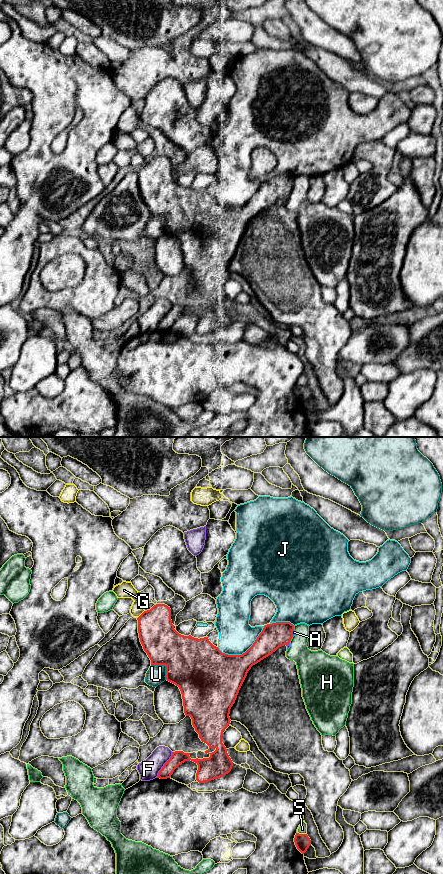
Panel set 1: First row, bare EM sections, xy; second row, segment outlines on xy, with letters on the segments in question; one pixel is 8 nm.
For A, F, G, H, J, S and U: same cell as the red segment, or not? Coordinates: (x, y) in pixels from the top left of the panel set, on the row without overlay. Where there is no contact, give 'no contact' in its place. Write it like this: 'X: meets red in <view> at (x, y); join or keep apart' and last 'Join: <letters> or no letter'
A: meets red in xy at (292, 184); keep apart
F: meets red in xy at (164, 317); keep apart
G: meets red in xy at (141, 166); keep apart
H: meets red in xy at (291, 190); keep apart
J: meets red in xy at (245, 204); keep apart
S: meets red in xy at (302, 386); keep apart
U: meets red in xy at (165, 217); keep apart
Join: no letter

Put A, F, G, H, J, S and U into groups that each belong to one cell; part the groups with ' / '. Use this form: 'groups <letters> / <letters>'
groups A H / F / G / J / S / U

